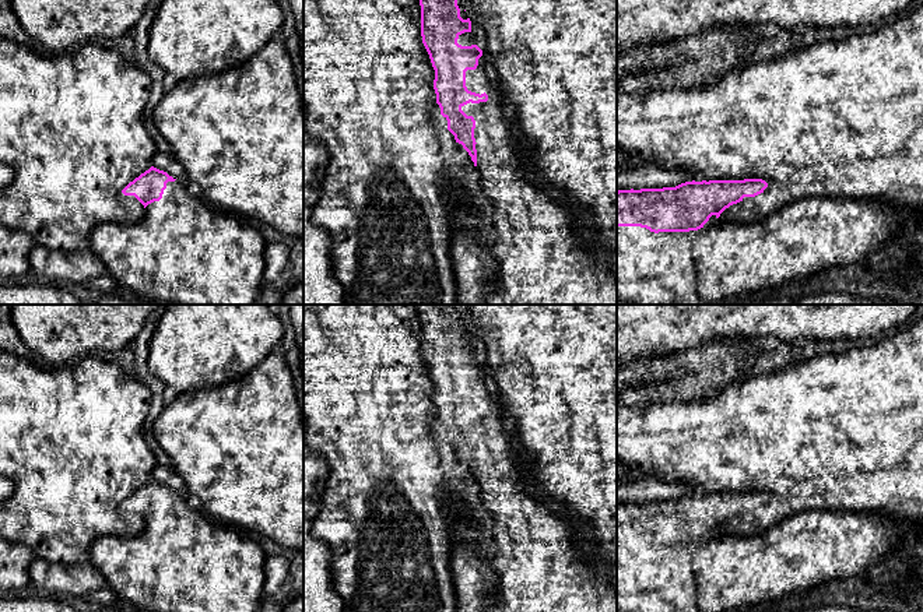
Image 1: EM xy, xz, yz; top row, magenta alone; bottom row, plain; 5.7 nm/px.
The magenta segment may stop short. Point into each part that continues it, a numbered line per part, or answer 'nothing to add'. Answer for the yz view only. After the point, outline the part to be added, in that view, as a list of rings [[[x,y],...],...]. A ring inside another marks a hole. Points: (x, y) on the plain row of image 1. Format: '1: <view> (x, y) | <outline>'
1: yz (723, 573) | [[[807,510],[787,517],[766,531],[754,535],[723,532],[720,537],[713,535],[698,544],[659,546],[650,545],[649,542],[641,539],[617,539],[617,612],[734,612],[738,608],[761,609],[765,605],[775,604],[779,599],[790,602],[797,595],[810,592],[821,583],[861,576],[868,567],[903,553],[905,548],[912,541],[917,541],[919,537],[919,525],[902,520],[891,520],[889,517],[878,513]]]

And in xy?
1: xy (183, 560) | [[[178,492],[166,496],[162,511],[148,517],[141,532],[99,537],[88,552],[88,560],[103,574],[106,585],[140,612],[262,612],[266,556],[253,534],[192,509],[186,495]]]

